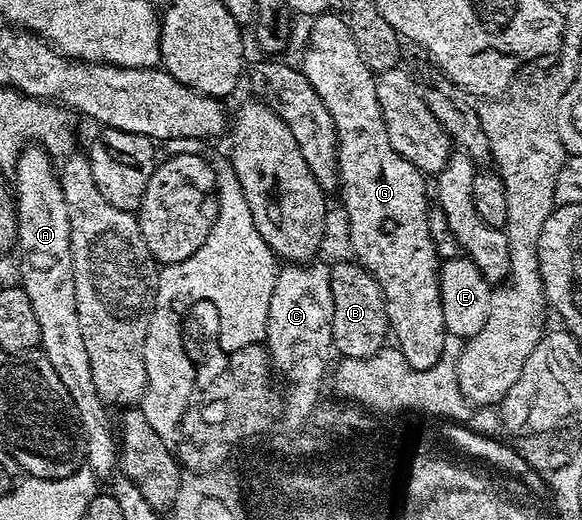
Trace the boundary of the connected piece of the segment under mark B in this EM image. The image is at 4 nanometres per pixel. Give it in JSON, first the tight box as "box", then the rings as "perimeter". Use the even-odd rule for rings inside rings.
{"box":[330,261,392,358],"perimeter":[[[349,261],[330,266],[334,349],[339,355],[348,358],[367,358],[381,352],[392,334],[386,311],[386,297],[382,294],[378,281],[362,267],[361,262]]]}

